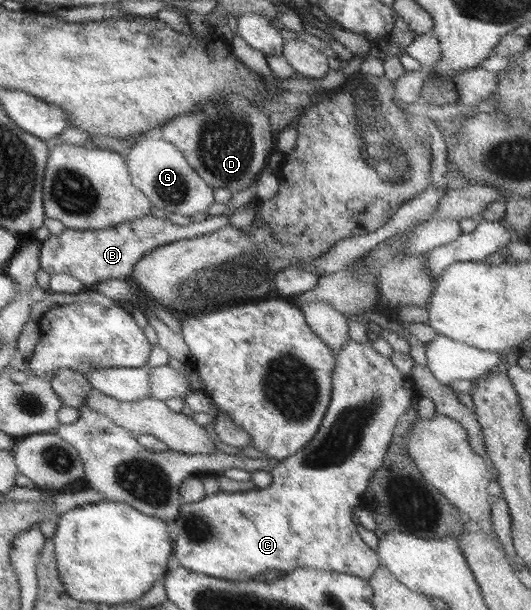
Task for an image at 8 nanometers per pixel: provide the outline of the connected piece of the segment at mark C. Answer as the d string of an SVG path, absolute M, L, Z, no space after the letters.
M354 339L346 341L344 347L334 354L335 367L332 371L333 380L333 393L331 403L329 404L327 413L321 422L321 427L309 440L309 443L302 447L302 449L295 455L291 455L288 459L277 463L272 469L272 482L269 487L257 488L253 490L246 490L244 492L224 492L219 490L213 495L206 495L199 501L189 503L181 501L179 515L174 519L179 534L174 541L173 555L178 559L178 562L189 571L209 575L217 579L225 579L227 581L241 582L244 580L251 580L257 577L259 573L265 571L293 571L297 567L312 567L319 571L334 571L335 573L344 573L360 577L361 579L368 580L380 565L378 553L367 546L361 536L357 532L357 524L353 522L354 509L360 505L360 499L365 490L368 488L372 475L384 464L385 456L388 453L388 447L393 439L394 429L401 417L407 414L411 409L410 405L412 397L417 396L415 390L415 383L409 376L403 376L397 371L397 368L392 364L391 357L383 357L374 350L371 341L364 343L357 343Z

